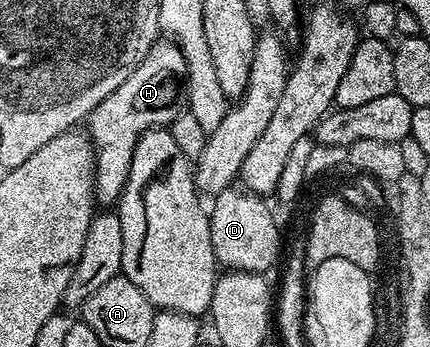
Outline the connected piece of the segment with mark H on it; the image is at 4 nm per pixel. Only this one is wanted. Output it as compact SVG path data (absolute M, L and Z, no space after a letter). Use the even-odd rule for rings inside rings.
M170 40L155 41L145 58L114 92L99 103L88 115L88 137L96 153L93 155L92 185L94 196L103 207L110 208L122 196L130 175L134 149L142 135L155 129L169 127L178 117L178 97L183 97L186 82L186 61L180 48Z

